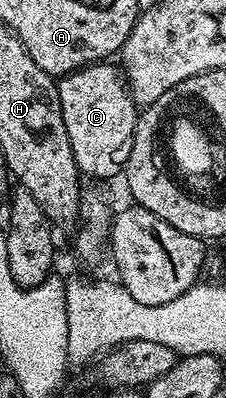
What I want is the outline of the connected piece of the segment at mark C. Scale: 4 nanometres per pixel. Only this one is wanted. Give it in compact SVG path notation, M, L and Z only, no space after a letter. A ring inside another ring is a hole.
M96 63L74 69L67 76L58 78L57 84L65 131L80 174L84 178L109 179L124 172L133 147L137 106L121 80L120 70L116 66L114 69L111 63Z

